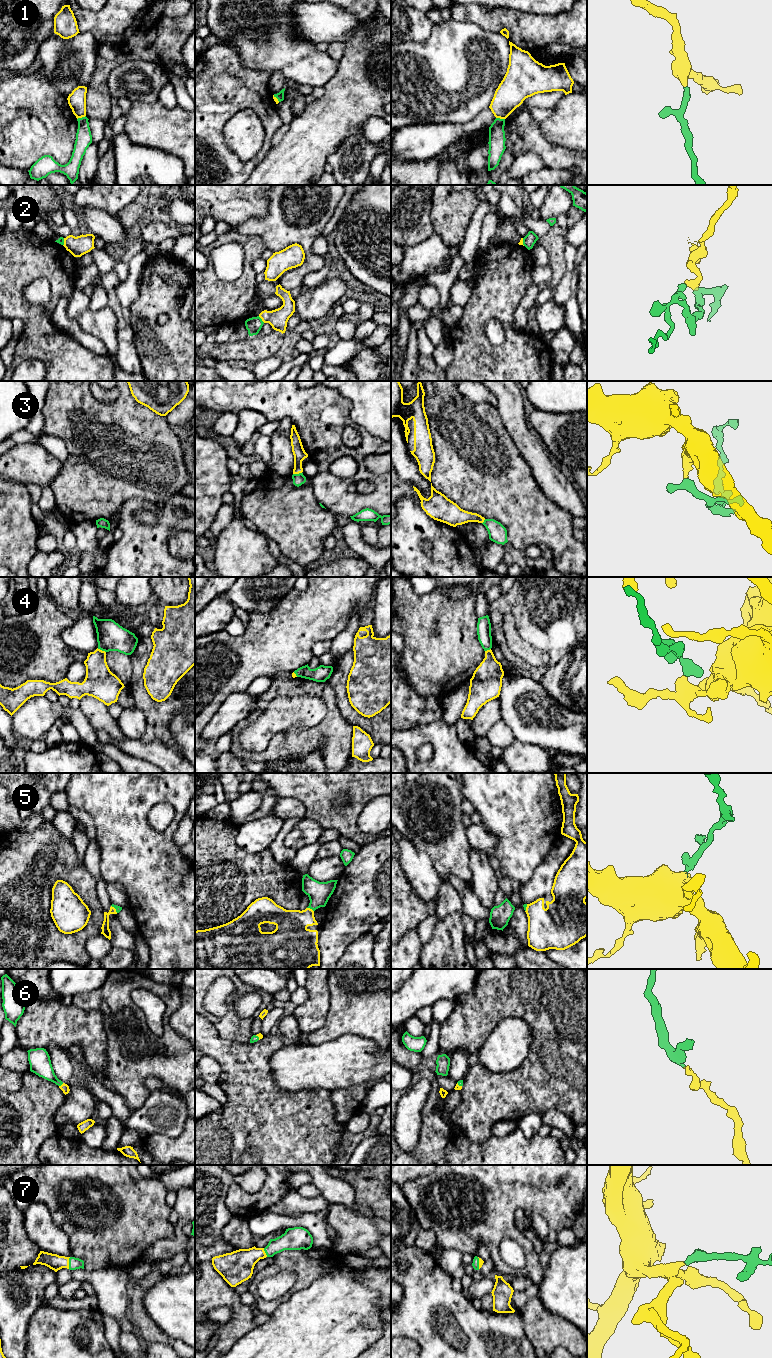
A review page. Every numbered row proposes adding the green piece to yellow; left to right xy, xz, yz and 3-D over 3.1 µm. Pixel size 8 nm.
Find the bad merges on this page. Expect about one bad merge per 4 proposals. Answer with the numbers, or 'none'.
1, 2, 4

